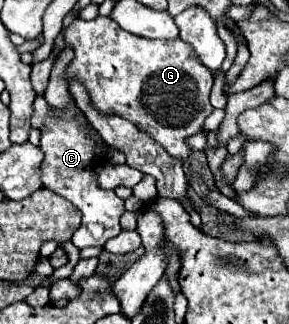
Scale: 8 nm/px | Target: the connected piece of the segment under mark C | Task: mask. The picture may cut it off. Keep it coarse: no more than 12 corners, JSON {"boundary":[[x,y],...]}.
{"boundary":[[75,110],[41,128],[41,182],[81,214],[81,250],[121,232],[123,200],[101,190],[95,140]]}

